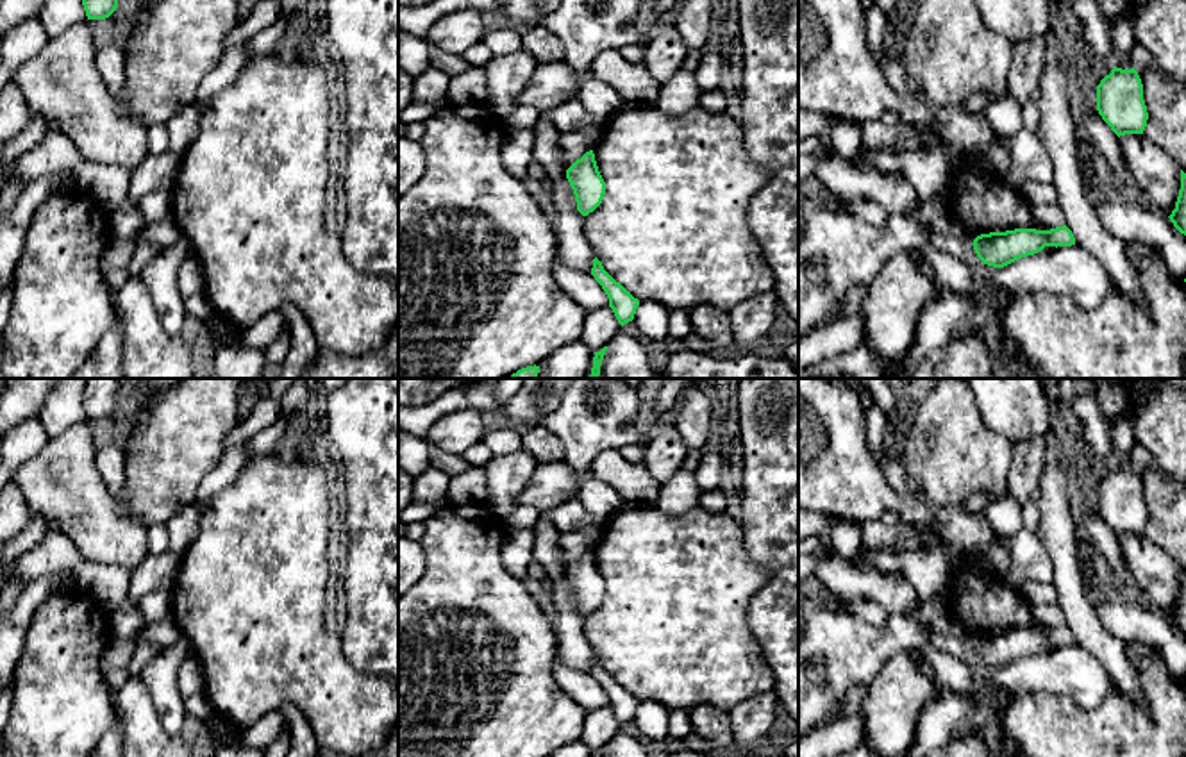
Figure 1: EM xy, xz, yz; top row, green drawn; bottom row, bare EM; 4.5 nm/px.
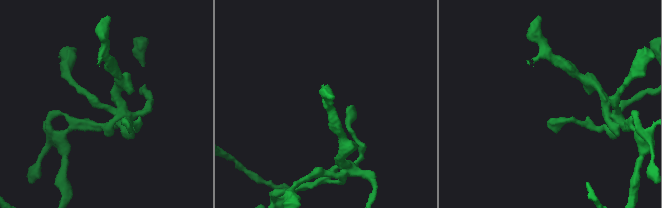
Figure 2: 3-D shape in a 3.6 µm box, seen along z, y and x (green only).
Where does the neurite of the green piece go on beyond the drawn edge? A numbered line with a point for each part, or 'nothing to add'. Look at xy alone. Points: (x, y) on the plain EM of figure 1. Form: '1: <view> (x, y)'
nothing to add

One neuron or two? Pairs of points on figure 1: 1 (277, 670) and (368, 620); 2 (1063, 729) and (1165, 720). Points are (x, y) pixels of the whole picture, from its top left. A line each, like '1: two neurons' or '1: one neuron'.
1: two neurons
2: one neuron

